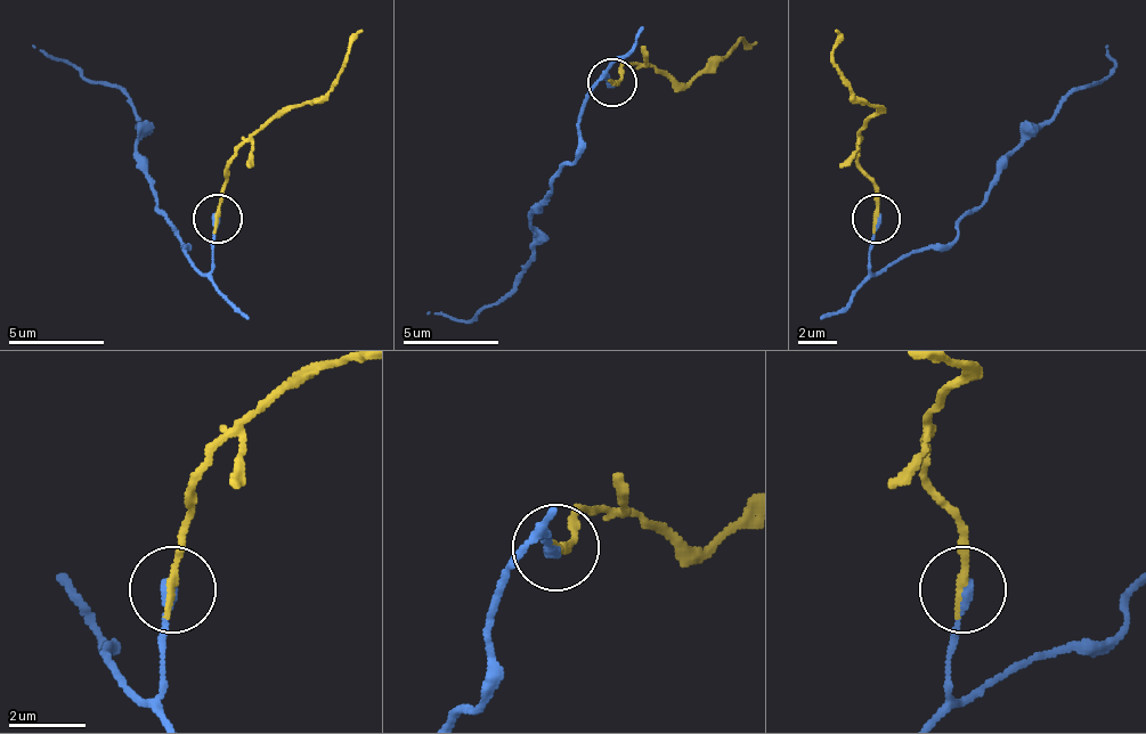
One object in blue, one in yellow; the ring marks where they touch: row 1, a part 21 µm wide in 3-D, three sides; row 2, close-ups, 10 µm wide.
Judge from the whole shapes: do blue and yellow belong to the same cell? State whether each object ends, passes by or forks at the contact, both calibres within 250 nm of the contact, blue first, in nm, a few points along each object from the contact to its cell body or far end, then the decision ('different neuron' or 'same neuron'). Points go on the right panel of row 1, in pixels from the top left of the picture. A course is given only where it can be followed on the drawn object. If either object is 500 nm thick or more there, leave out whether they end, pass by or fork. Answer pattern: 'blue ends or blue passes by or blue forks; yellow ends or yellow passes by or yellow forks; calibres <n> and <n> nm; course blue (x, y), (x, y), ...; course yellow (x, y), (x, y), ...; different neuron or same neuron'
blue ends; yellow ends; calibres 320 and 200 nm; course blue (875, 220), (875, 272), (913, 253), (942, 249), (1015, 152), (1063, 104), (1115, 65), (1106, 47); course yellow (875, 220), (875, 186), (855, 157), (875, 108), (836, 71), (836, 32); different neuron

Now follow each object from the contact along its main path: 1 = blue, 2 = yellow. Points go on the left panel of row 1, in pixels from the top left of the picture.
1: (216, 220), (206, 272), (183, 253), (135, 152), (135, 104), (33, 47)
2: (216, 220), (221, 186), (230, 157), (298, 108), (341, 71), (360, 32)

